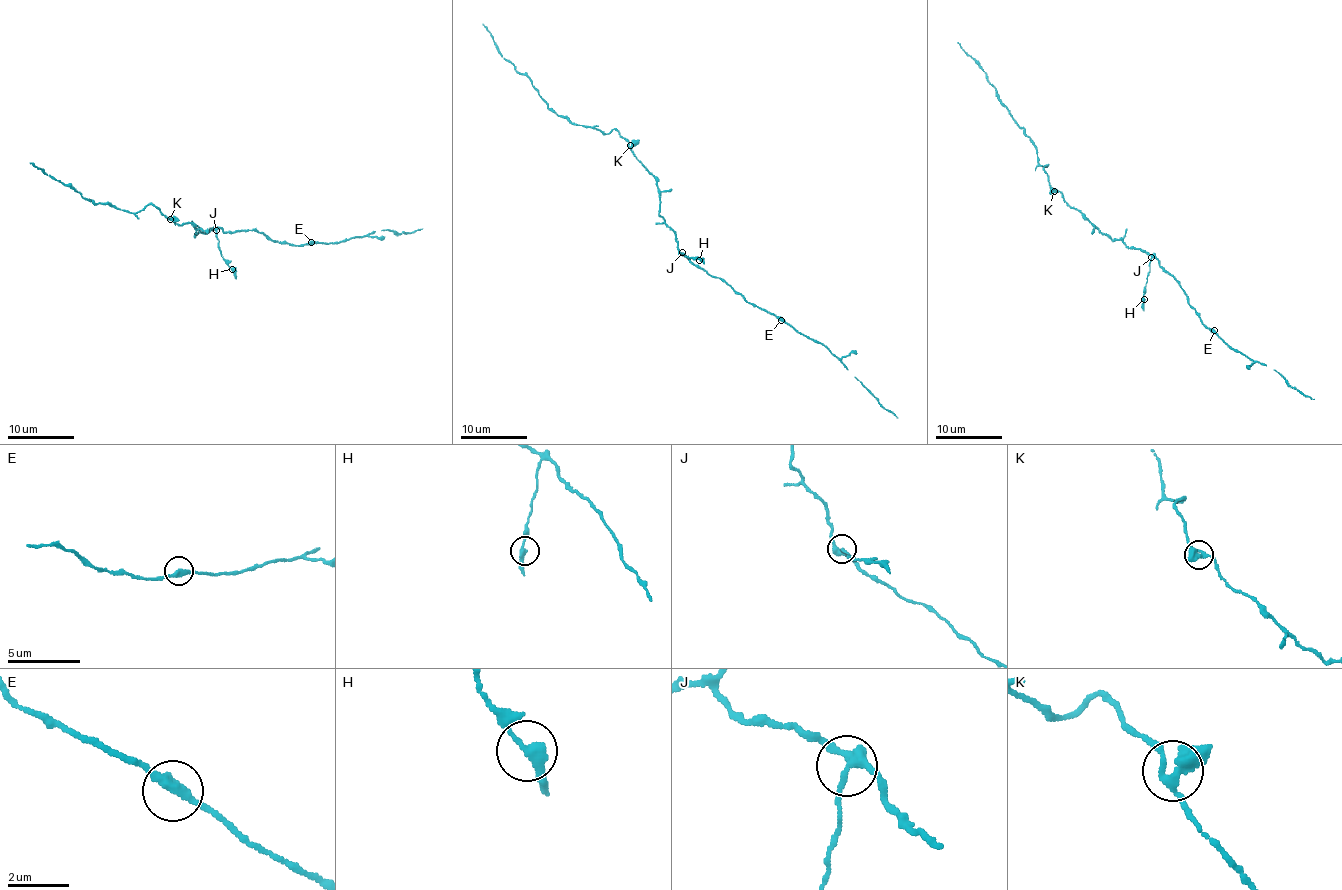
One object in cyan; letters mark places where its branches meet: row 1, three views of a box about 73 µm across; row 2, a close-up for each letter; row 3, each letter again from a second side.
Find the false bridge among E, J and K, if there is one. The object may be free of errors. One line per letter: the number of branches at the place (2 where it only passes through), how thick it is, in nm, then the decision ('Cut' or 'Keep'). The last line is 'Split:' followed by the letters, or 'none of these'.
E: Branches: 2. Thickness 320 nm. Keep
J: Branches: 3. Thickness 300 nm. Cut
K: Branches: 3. Thickness 320 nm. Keep
Split: J

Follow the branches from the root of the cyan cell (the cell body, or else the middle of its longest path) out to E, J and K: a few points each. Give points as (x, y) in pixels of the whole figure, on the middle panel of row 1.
E: (667, 225), (691, 264), (721, 278), (749, 303), (781, 320)
J: (667, 225), (674, 231), (683, 253)
K: (667, 225), (659, 213), (660, 189), (656, 180), (636, 158), (630, 145)

